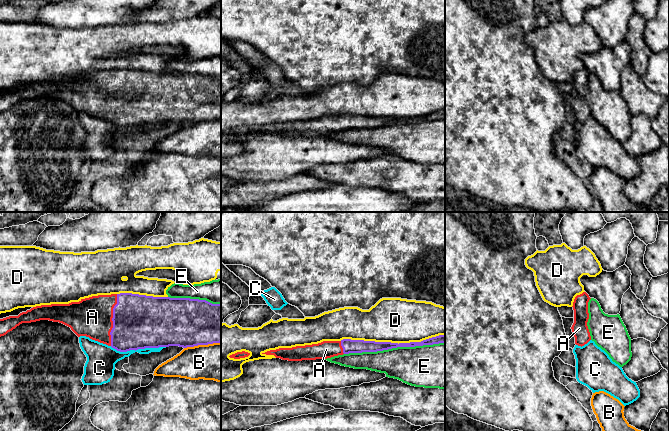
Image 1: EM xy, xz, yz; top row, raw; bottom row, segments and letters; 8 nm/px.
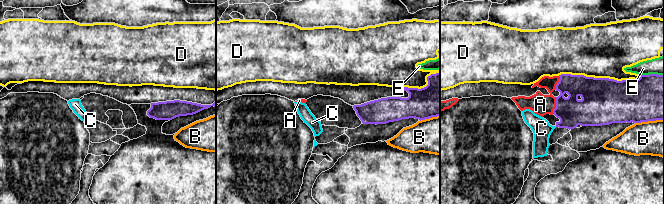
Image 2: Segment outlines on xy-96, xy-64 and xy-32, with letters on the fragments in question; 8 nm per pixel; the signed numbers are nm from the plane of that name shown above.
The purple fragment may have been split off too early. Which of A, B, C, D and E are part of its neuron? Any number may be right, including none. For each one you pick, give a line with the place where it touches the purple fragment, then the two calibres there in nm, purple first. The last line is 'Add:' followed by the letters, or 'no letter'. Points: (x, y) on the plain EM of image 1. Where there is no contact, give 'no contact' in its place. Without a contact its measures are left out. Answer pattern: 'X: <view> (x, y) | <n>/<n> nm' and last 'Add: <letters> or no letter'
A: xy (112, 96) | 440/320 nm
Add: A

